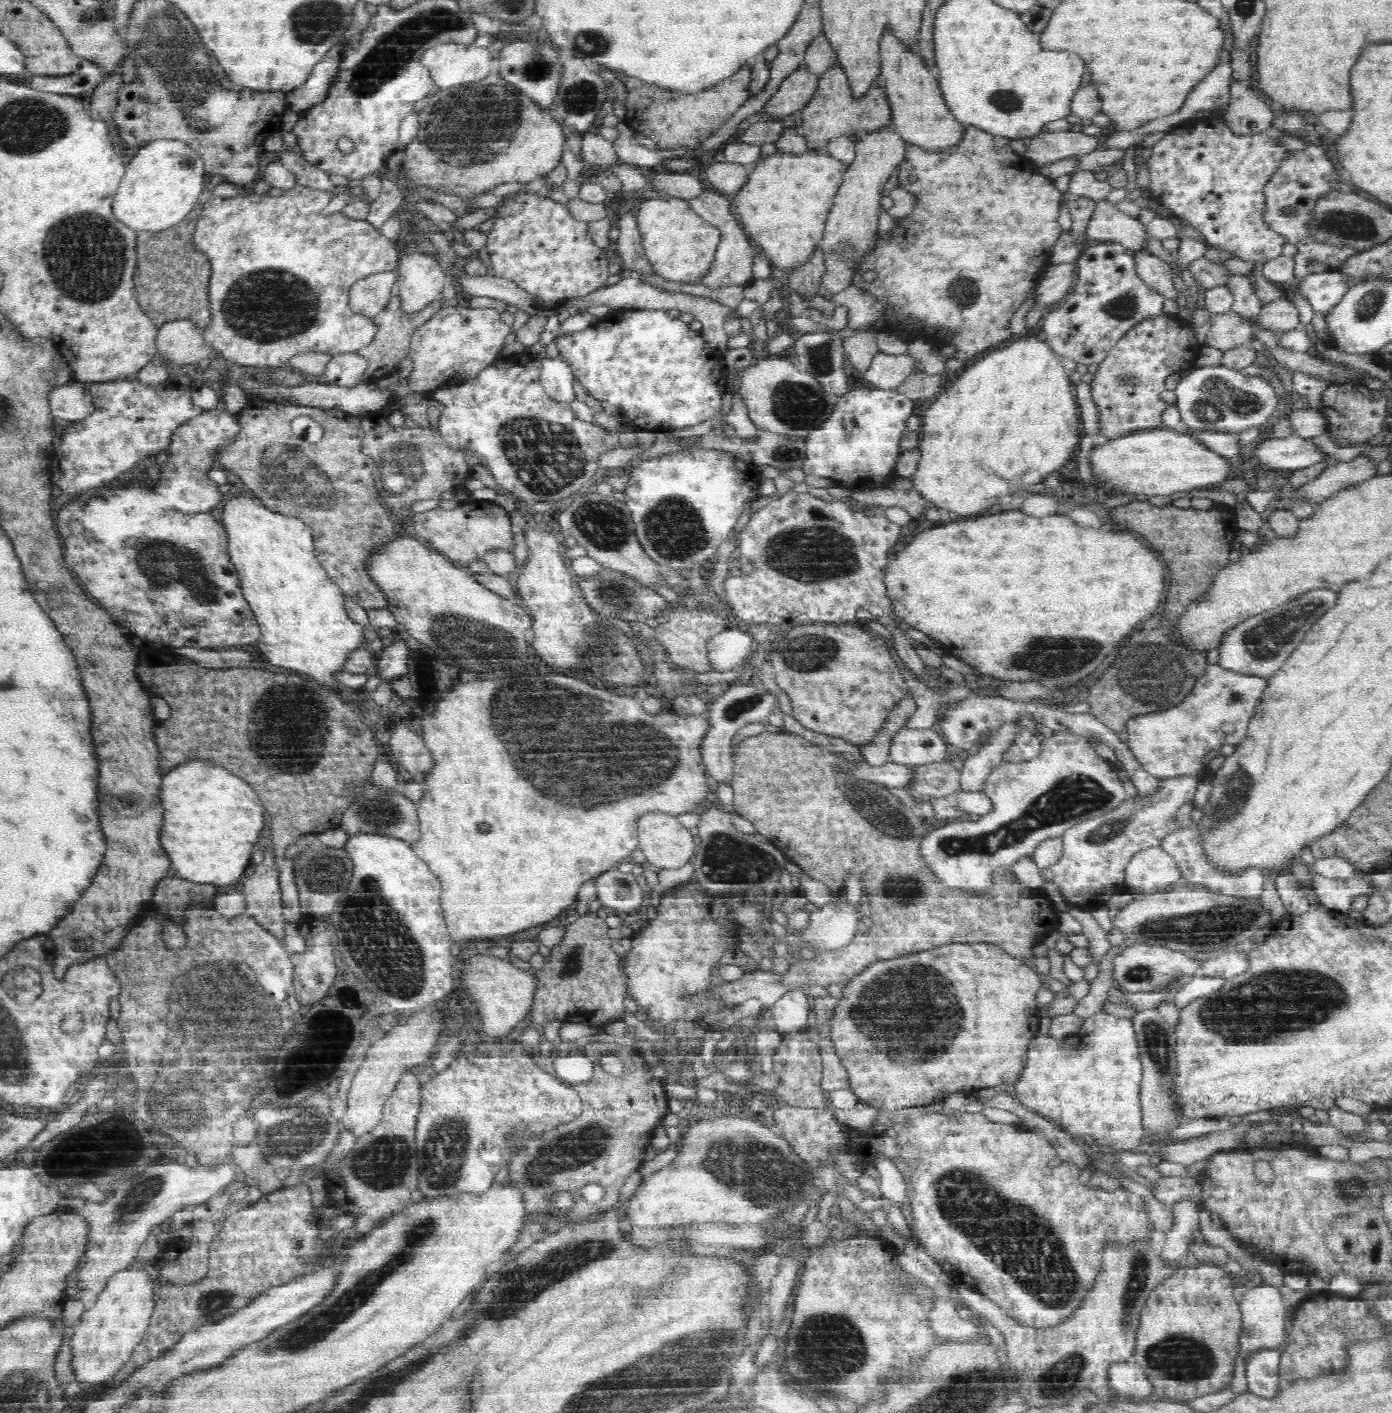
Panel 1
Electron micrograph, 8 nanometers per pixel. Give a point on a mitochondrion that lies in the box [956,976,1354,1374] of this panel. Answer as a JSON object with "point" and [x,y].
{"point":[1135,1278]}

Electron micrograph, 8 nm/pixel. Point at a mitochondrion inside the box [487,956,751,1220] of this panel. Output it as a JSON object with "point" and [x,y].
{"point":[577,1148]}

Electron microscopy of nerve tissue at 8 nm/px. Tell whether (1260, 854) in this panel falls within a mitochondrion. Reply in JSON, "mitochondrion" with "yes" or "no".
{"mitochondrion":"no"}

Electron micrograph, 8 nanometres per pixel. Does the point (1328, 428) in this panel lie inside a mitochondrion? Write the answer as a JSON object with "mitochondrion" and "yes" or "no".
{"mitochondrion":"no"}

